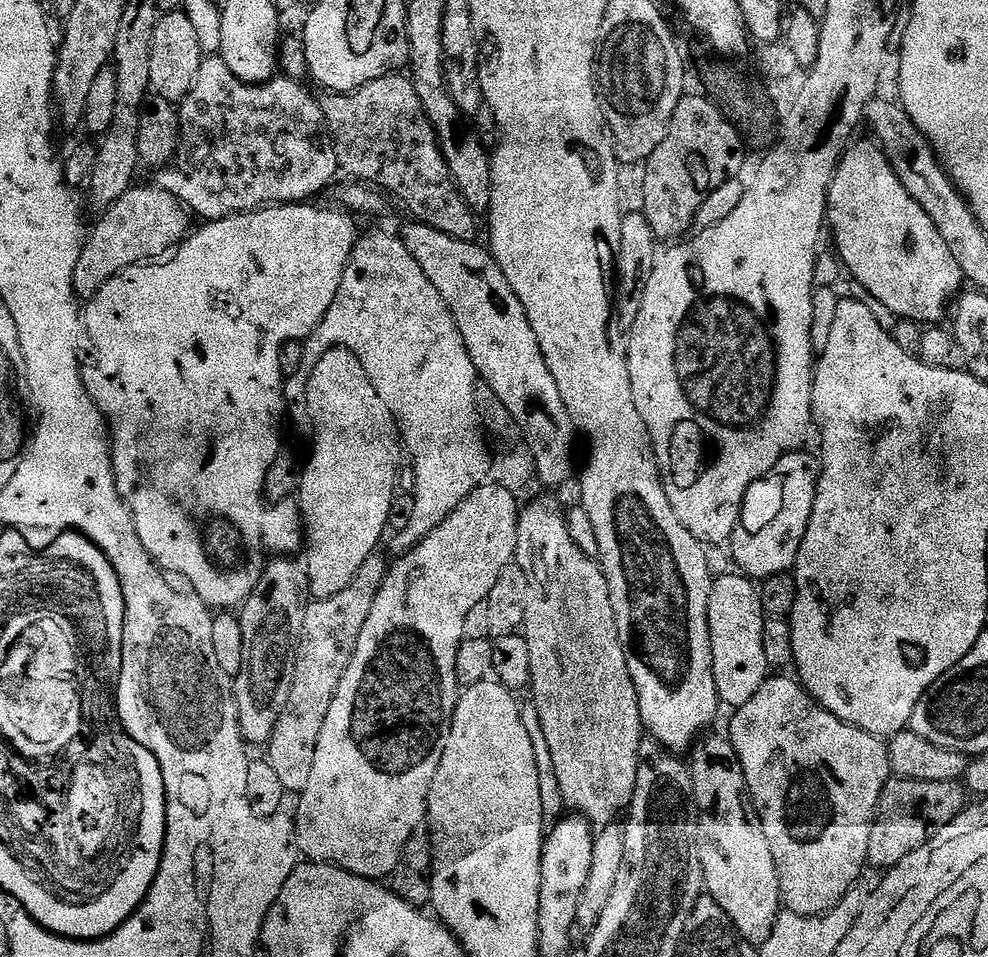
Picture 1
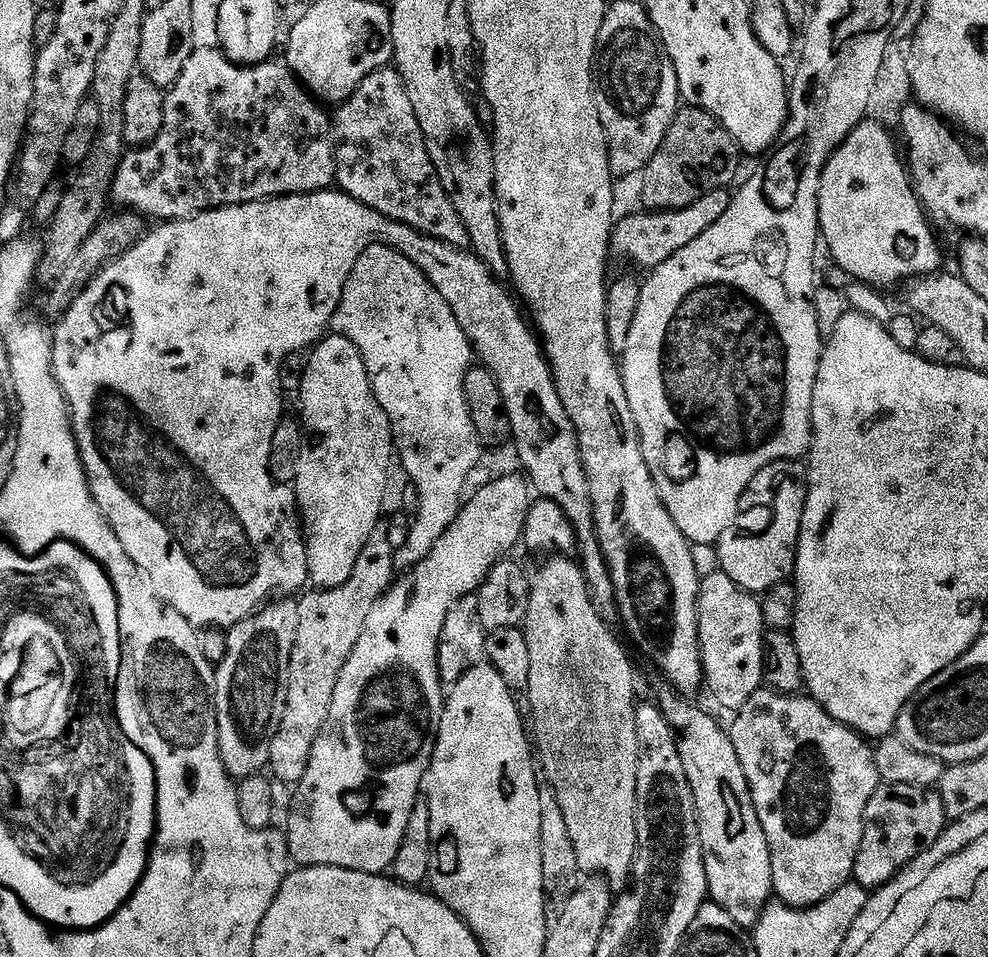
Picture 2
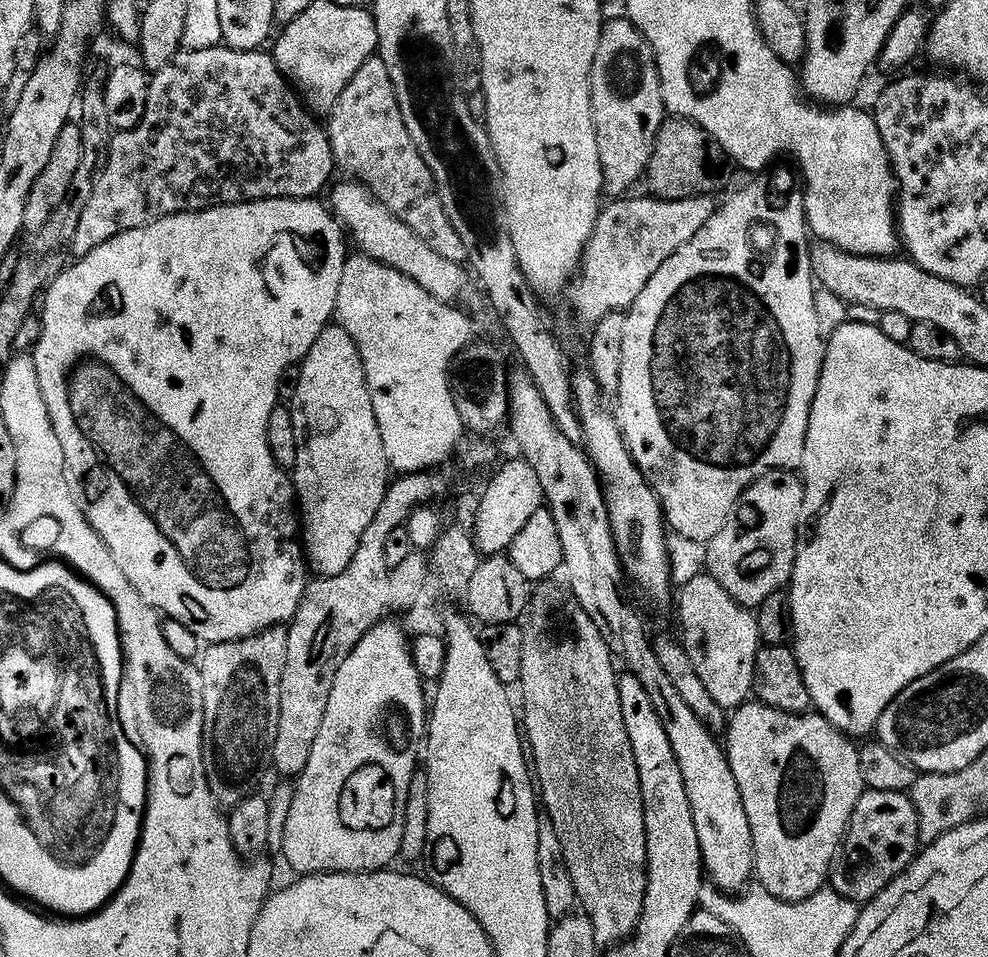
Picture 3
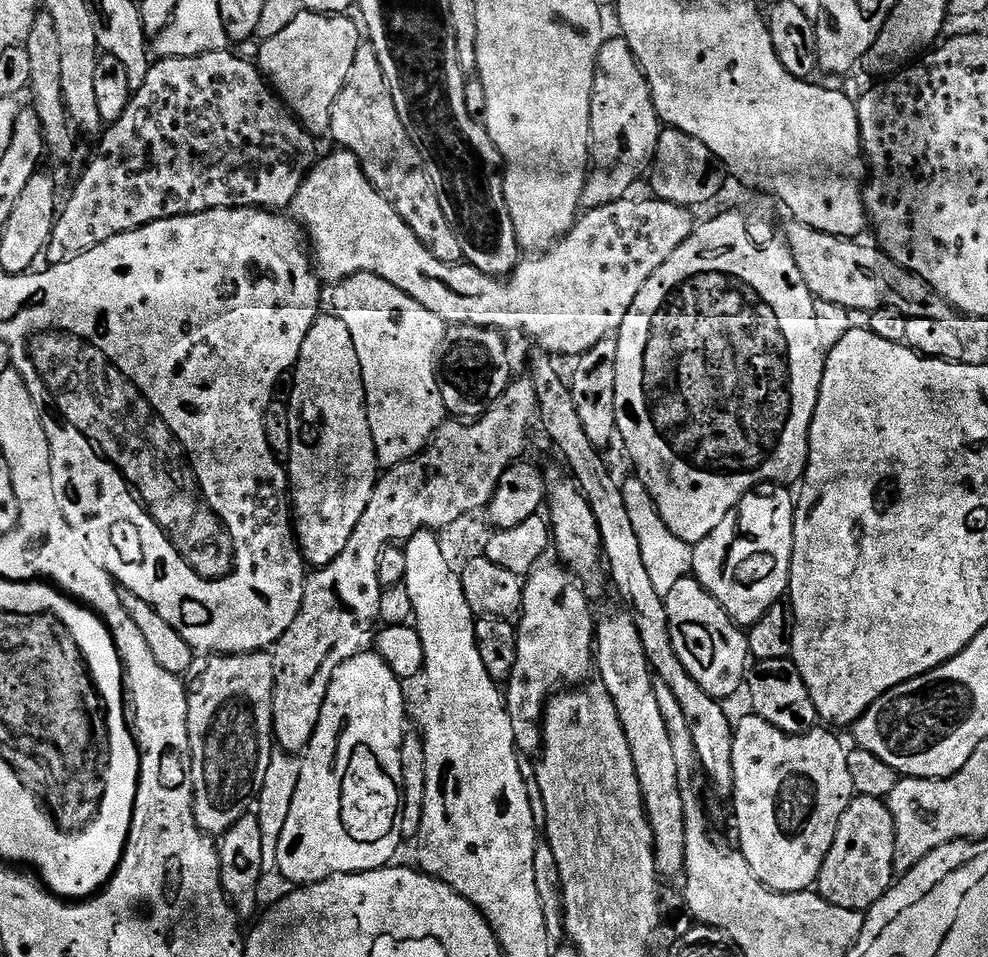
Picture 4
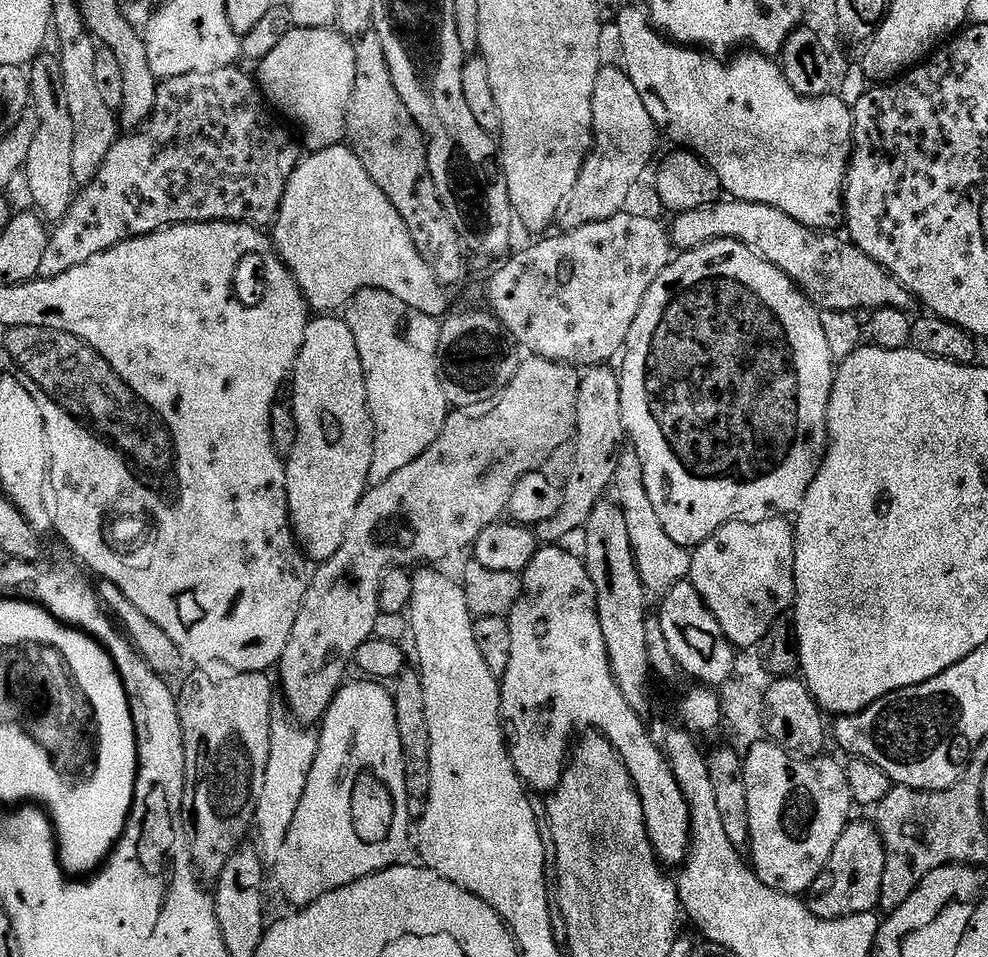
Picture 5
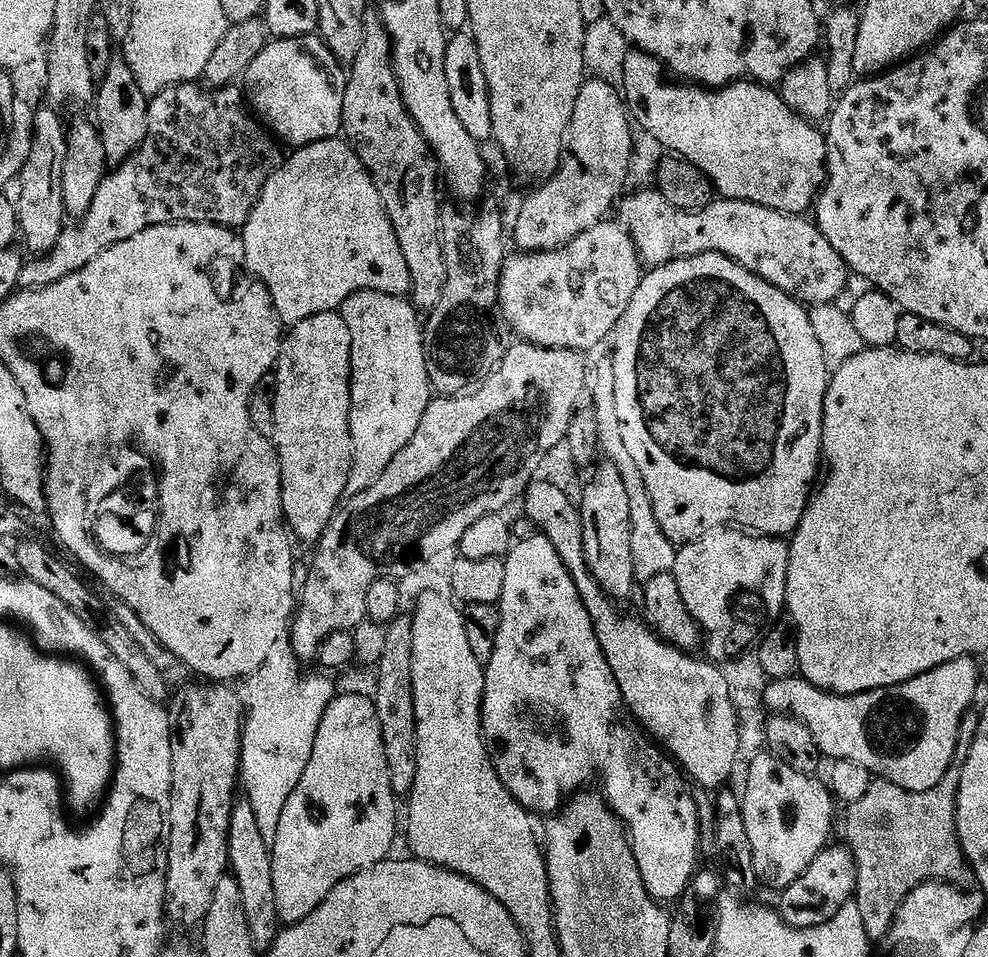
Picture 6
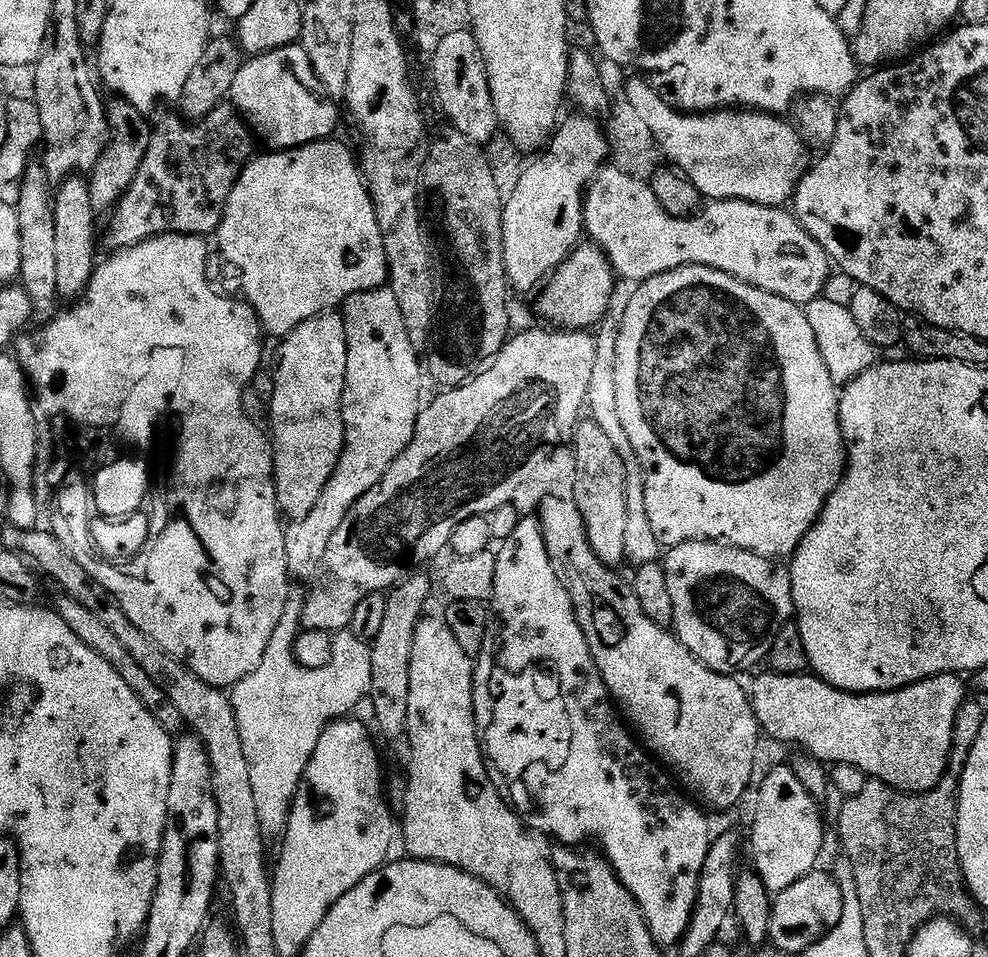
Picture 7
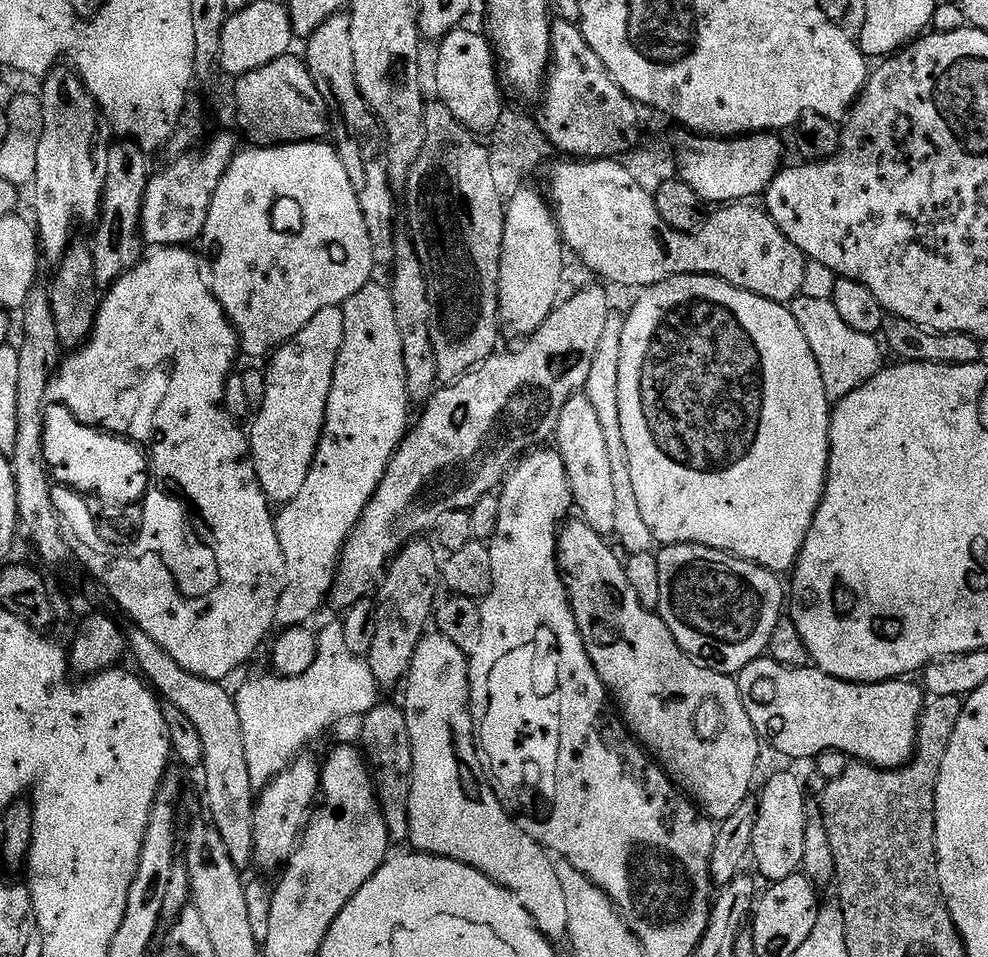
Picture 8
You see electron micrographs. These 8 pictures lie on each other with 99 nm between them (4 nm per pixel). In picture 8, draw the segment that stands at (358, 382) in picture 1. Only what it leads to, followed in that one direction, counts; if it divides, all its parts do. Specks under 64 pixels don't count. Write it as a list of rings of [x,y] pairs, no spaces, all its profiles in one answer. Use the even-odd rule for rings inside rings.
[[[343,307],[324,308],[293,340],[281,344],[271,357],[272,365],[268,368],[268,389],[264,392],[264,405],[256,416],[250,429],[250,464],[256,469],[257,478],[267,497],[273,501],[287,502],[296,495],[306,482],[312,462],[316,458],[316,447],[324,435],[324,419],[330,398],[330,386],[342,350],[344,337]]]

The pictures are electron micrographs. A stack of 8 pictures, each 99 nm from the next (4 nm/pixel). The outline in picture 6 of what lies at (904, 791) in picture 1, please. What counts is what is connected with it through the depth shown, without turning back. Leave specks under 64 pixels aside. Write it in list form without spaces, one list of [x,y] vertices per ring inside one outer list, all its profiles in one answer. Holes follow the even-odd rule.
[[[829,846],[814,858],[814,862],[792,885],[779,893],[780,917],[792,928],[813,928],[824,924],[844,904],[849,903],[856,895],[856,859],[852,856],[852,849],[847,846],[835,848]]]

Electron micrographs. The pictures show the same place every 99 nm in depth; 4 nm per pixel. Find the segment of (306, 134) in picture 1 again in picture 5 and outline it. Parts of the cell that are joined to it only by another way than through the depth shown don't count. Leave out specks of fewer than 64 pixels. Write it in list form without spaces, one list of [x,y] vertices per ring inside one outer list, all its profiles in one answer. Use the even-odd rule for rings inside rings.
[[[240,66],[215,68],[205,72],[191,72],[190,74],[169,76],[161,79],[156,90],[156,101],[152,107],[152,112],[148,115],[148,119],[139,128],[124,134],[128,136],[121,135],[116,139],[114,146],[110,146],[110,152],[106,154],[106,160],[102,162],[98,172],[94,174],[92,181],[83,185],[73,195],[72,205],[68,207],[66,214],[61,220],[55,221],[46,242],[46,250],[42,256],[39,275],[44,278],[57,276],[82,262],[86,262],[99,252],[110,250],[116,244],[122,243],[123,240],[132,240],[136,236],[148,236],[152,232],[159,232],[161,228],[173,224],[209,224],[211,220],[231,220],[233,222],[251,222],[256,226],[264,226],[264,223],[267,225],[275,217],[276,211],[280,209],[280,202],[284,197],[284,190],[288,185],[288,180],[292,177],[297,164],[302,159],[302,148],[297,137],[295,135],[292,137],[283,126],[285,127],[274,115],[273,109],[266,103],[257,81],[253,77],[251,80],[240,69]]]

